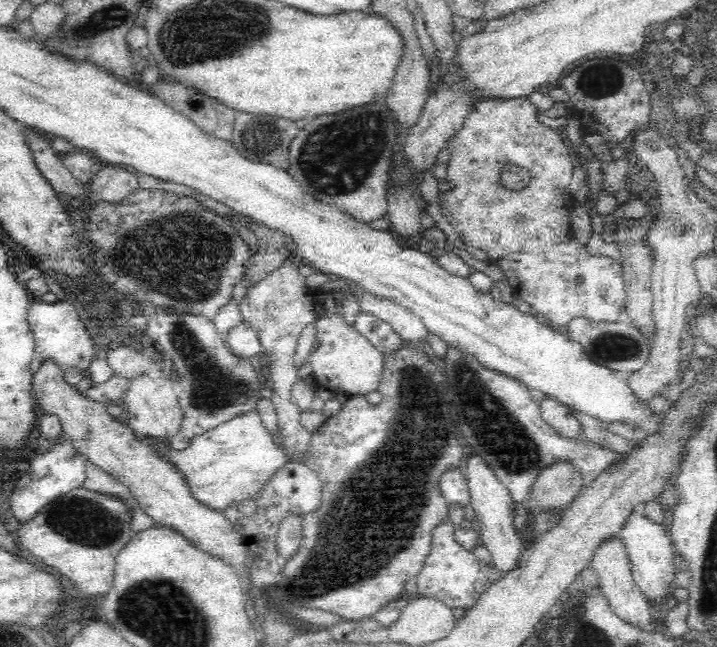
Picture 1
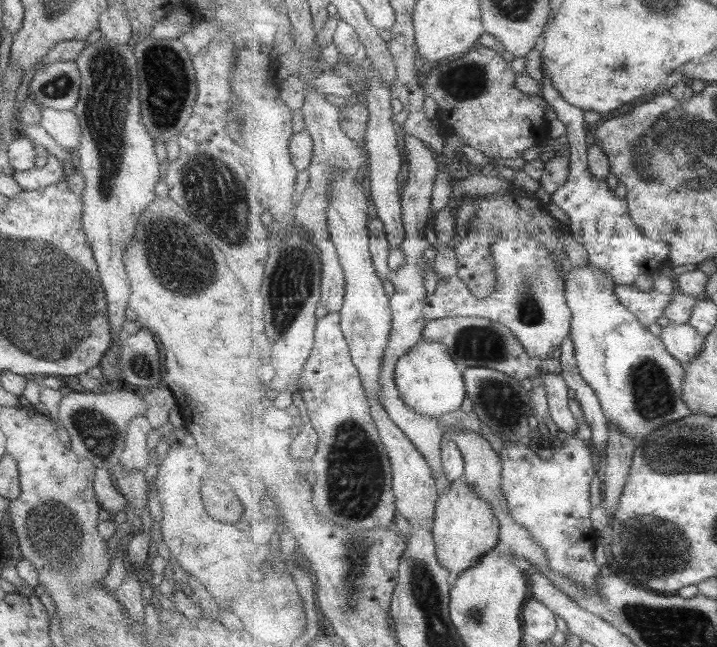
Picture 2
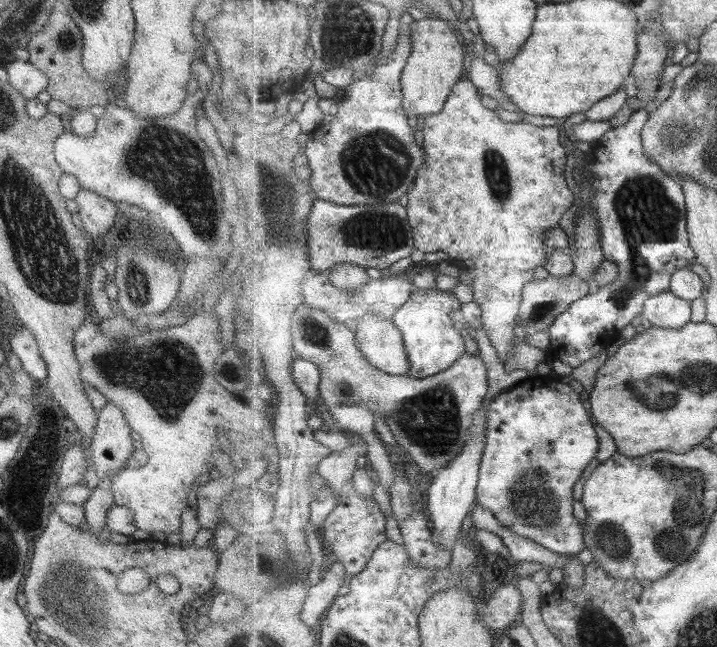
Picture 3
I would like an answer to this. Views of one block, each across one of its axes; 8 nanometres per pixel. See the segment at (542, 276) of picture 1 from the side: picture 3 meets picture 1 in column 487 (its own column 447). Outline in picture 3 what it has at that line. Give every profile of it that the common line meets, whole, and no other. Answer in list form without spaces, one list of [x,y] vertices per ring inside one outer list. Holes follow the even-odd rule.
[[[466,67],[461,81],[453,87],[453,92],[445,103],[444,109],[439,114],[430,115],[429,118],[426,118],[425,124],[423,124],[423,148],[426,153],[426,162],[418,171],[418,178],[415,178],[415,185],[411,189],[411,193],[406,194],[407,204],[405,208],[407,208],[407,218],[411,222],[411,228],[413,228],[413,238],[415,238],[413,240],[413,247],[422,253],[444,252],[447,254],[449,262],[457,263],[459,270],[467,269],[471,276],[473,276],[473,281],[469,282],[469,285],[474,289],[476,295],[475,302],[481,308],[480,331],[482,330],[487,334],[492,346],[496,350],[497,356],[502,362],[505,362],[509,356],[509,349],[515,347],[515,345],[519,344],[519,340],[521,340],[521,332],[517,326],[517,316],[519,316],[521,302],[523,302],[524,287],[529,282],[535,280],[535,274],[533,274],[535,268],[539,265],[544,266],[545,261],[549,258],[550,251],[545,244],[547,231],[559,227],[559,220],[573,206],[575,194],[569,188],[567,178],[565,178],[567,152],[563,148],[565,144],[562,137],[566,133],[566,129],[557,125],[551,127],[531,125],[531,130],[529,130],[530,124],[527,124],[525,121],[523,121],[523,124],[507,126],[495,110],[485,106],[482,98],[483,94],[473,84],[473,81],[469,77],[469,69]]]

